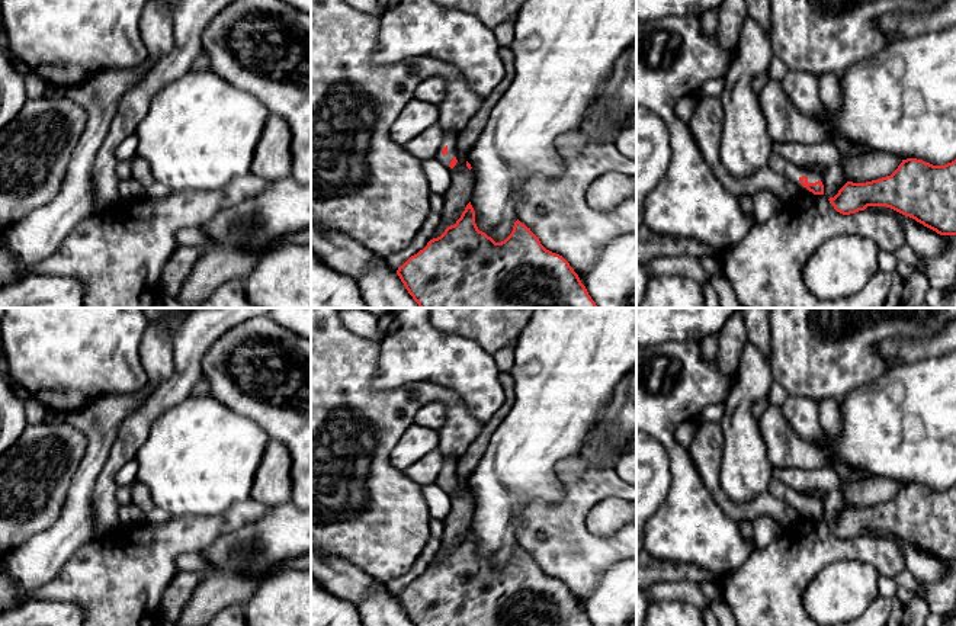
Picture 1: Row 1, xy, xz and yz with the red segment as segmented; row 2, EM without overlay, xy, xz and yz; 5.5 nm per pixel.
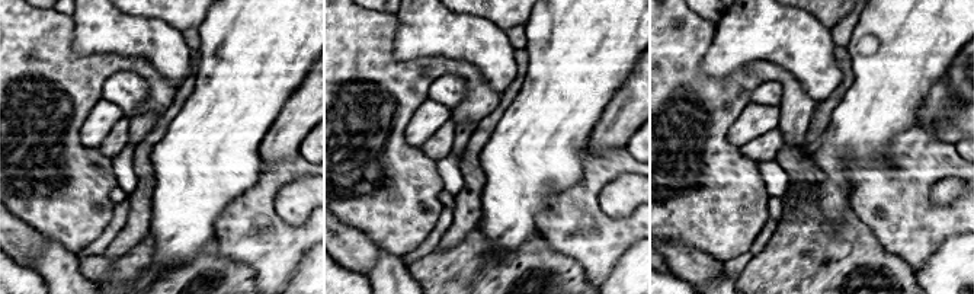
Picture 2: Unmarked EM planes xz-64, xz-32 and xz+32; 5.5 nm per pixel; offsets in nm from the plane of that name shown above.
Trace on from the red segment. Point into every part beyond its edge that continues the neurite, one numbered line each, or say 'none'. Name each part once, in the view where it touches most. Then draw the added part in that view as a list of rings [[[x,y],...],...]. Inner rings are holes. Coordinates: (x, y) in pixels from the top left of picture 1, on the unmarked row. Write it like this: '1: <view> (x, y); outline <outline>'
1: yz (778, 488); outline [[[773,478],[770,481],[769,492],[771,495],[777,497],[779,500],[783,500],[790,507],[793,507],[802,519],[812,519],[801,510],[799,504],[802,501],[808,503],[808,508],[815,508],[815,507],[821,505],[819,498],[817,498],[814,495],[805,495],[803,492],[799,492],[799,491],[790,488],[789,485],[786,485],[785,482],[782,482],[776,478]]]

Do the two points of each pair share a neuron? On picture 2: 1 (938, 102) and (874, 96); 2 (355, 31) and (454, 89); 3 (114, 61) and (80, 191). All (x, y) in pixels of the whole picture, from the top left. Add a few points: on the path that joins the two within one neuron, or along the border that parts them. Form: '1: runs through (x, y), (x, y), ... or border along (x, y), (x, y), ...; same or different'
1: border along (947, 74), (929, 92), (915, 127); different
2: border along (467, 83), (442, 74), (426, 98); different
3: runs through (82, 92), (74, 99), (71, 159); same

